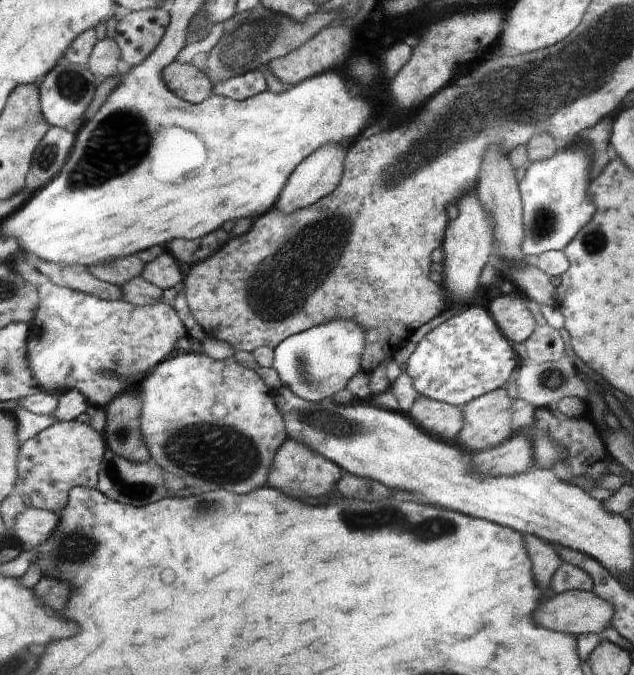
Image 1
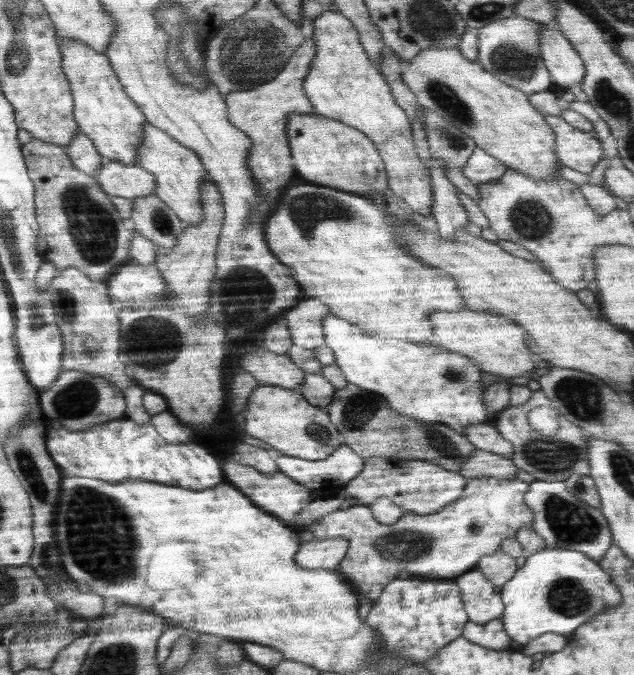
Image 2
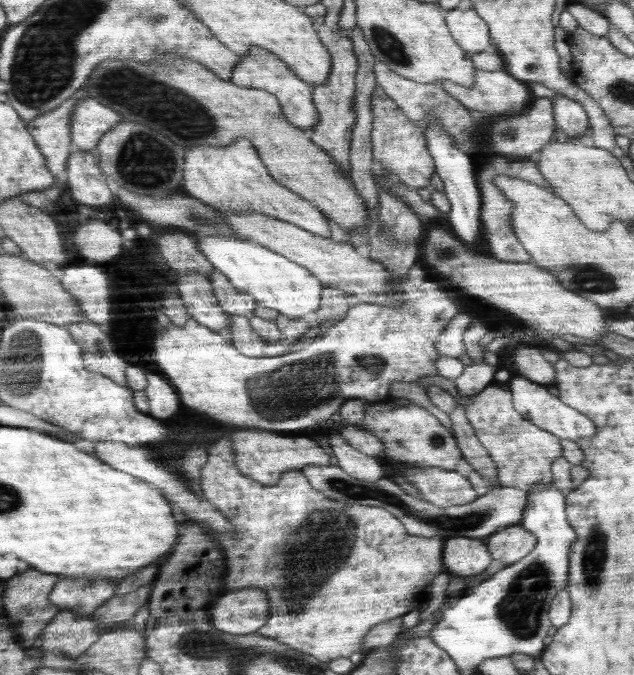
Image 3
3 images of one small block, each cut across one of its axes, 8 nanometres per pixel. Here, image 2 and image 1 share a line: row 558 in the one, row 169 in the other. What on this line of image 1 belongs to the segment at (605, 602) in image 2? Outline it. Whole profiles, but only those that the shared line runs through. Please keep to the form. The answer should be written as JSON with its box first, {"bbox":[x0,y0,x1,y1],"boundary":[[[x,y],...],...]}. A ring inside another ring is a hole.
{"bbox":[520,141,596,259],"boundary":[[[584,141],[573,147],[560,147],[552,157],[533,162],[520,183],[524,201],[524,241],[522,252],[532,259],[546,251],[562,251],[596,212],[588,196],[595,148]]]}

